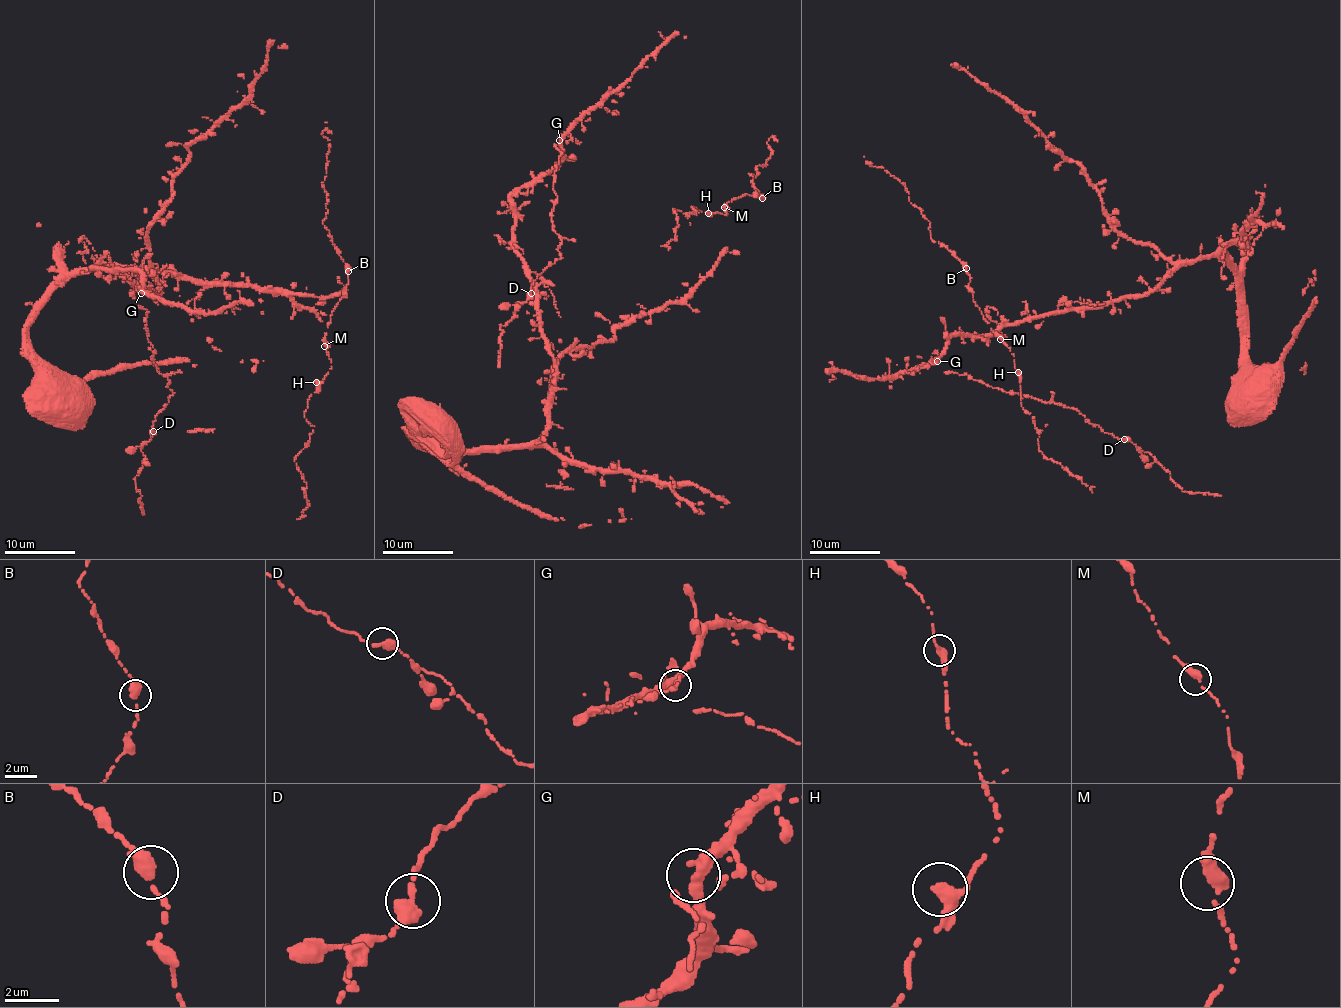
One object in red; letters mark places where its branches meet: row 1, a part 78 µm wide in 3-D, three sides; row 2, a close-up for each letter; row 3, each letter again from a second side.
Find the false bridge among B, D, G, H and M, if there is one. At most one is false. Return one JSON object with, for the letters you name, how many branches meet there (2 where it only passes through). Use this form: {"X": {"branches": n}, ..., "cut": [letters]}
{"cut": []}

